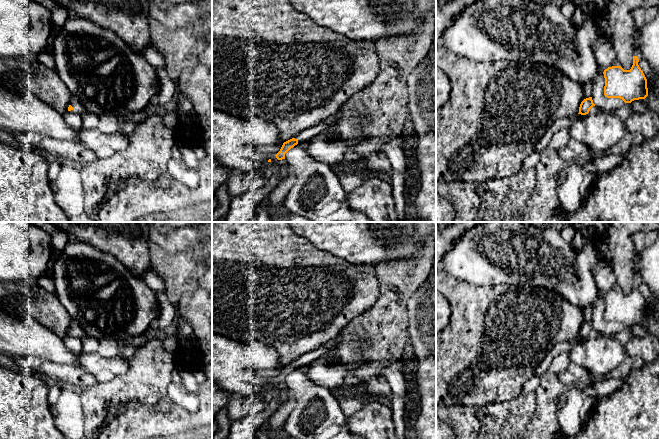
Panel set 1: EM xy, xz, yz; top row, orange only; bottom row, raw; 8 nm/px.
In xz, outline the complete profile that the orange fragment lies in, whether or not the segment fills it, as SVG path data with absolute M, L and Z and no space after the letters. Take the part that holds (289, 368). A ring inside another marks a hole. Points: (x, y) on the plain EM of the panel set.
M321 346L315 350L301 355L297 360L283 367L280 375L276 378L278 384L285 383L285 378L300 366L308 366L314 360L323 357L328 352L327 346Z

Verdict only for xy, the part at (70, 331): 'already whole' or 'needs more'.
needs more

